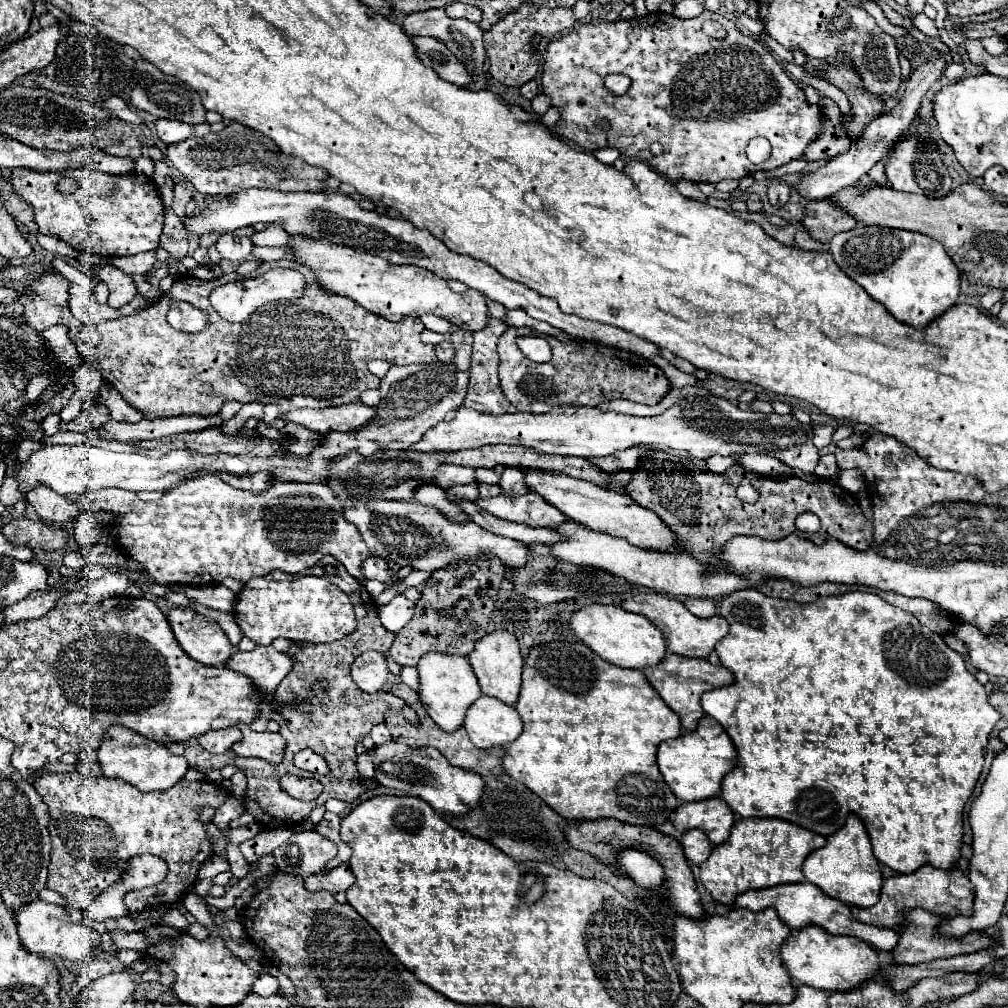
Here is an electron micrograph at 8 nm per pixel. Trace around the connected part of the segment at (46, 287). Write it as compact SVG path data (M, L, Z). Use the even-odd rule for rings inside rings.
M46 270L38 278L34 278L24 288L28 296L20 298L20 304L24 306L24 320L28 322L28 326L42 334L50 326L64 324L70 330L68 336L76 336L76 330L82 322L70 314L68 288L70 280L66 280L56 270Z

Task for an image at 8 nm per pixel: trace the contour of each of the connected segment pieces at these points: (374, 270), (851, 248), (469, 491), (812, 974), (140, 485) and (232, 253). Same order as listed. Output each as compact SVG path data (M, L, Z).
M290 236L288 248L294 252L296 262L314 270L328 292L348 296L370 312L384 316L386 320L398 322L402 316L436 314L446 318L450 324L476 332L488 322L488 306L482 292L466 290L456 294L448 288L448 282L436 274L416 266L396 266L380 256L360 252L348 246L334 246L326 240L304 240L302 236Z
M858 226L836 234L828 242L834 262L858 282L870 298L880 302L896 320L924 330L956 304L960 294L960 272L944 246L924 234L884 226Z
M474 480L470 484L464 484L464 486L452 486L446 490L446 498L450 502L456 502L456 500L476 500L480 494L478 494L478 484L480 480Z
M818 926L794 930L788 942L784 942L780 954L790 976L796 982L828 992L850 992L852 988L860 988L880 970L878 954L870 944L864 944L856 938L832 936Z
M90 444L44 446L38 452L34 452L28 460L16 464L12 476L18 482L18 492L22 496L26 496L38 484L44 484L62 496L84 494L84 492L102 490L102 488L122 488L130 492L142 492L142 490L164 492L196 474L192 456L194 452L188 452L188 450L176 450L162 458L150 458L144 454L110 452Z
M224 234L216 242L216 250L226 260L248 260L252 248L254 248L254 244L248 236L238 238L234 234Z

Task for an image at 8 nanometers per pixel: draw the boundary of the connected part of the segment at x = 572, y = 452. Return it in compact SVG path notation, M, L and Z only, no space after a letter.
M682 396L674 406L664 414L652 418L628 416L618 412L602 412L588 406L570 406L562 404L552 408L546 414L516 412L504 416L480 414L476 410L460 408L456 418L438 422L432 426L420 442L410 450L432 452L432 450L462 450L462 448L480 448L486 444L516 444L526 448L536 448L544 454L562 454L562 456L610 456L614 452L632 448L632 446L660 446L682 450L692 458L706 460L714 454L720 456L742 456L742 454L768 454L776 456L780 462L812 472L820 460L818 448L812 444L812 428L800 424L792 414L760 414L752 410L740 410L722 396Z

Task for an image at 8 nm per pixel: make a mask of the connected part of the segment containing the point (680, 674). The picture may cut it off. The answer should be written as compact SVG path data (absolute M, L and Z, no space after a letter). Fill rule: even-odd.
M668 654L666 660L662 660L660 664L646 668L646 678L652 684L652 688L660 694L660 698L680 716L682 726L686 730L694 730L698 726L698 720L704 716L704 710L700 706L700 698L704 692L722 688L722 686L730 686L734 682L734 674L724 668L724 666L712 666L708 660L704 658L686 658L686 656L678 656L678 654Z

